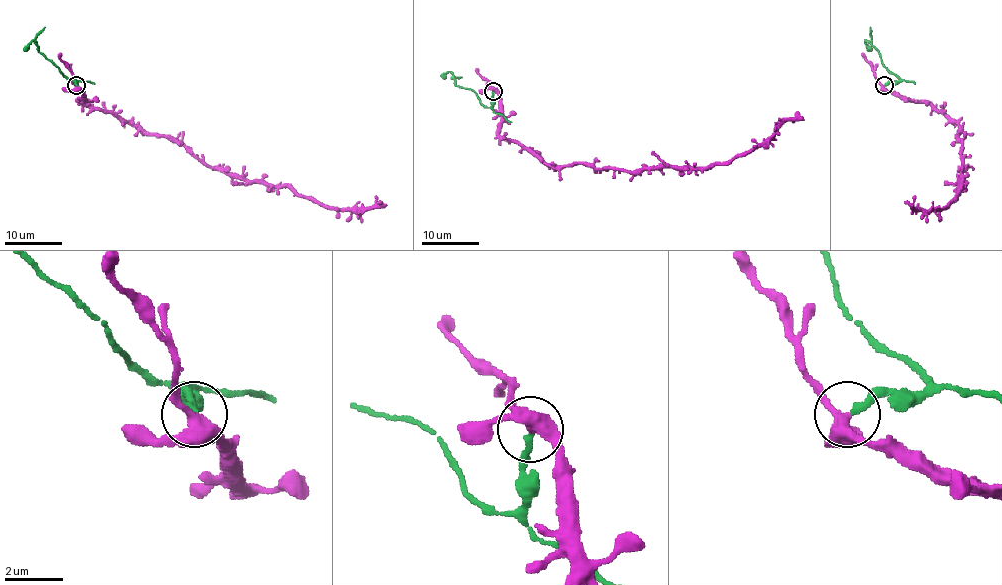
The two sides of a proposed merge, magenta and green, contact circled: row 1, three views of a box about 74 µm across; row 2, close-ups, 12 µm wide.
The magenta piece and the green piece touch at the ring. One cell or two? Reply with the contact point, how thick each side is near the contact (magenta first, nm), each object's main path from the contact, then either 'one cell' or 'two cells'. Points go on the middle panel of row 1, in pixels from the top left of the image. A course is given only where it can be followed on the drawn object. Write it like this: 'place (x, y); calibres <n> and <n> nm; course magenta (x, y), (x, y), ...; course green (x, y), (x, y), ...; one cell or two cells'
place (493, 91); calibres 340 and 240 nm; course magenta (493, 91), (499, 94), (499, 134), (555, 166), (628, 172), (709, 167), (753, 150), (784, 123), (802, 117); course green (493, 91), (493, 104), (484, 107), (474, 91), (455, 85), (451, 72), (441, 75); two cells

